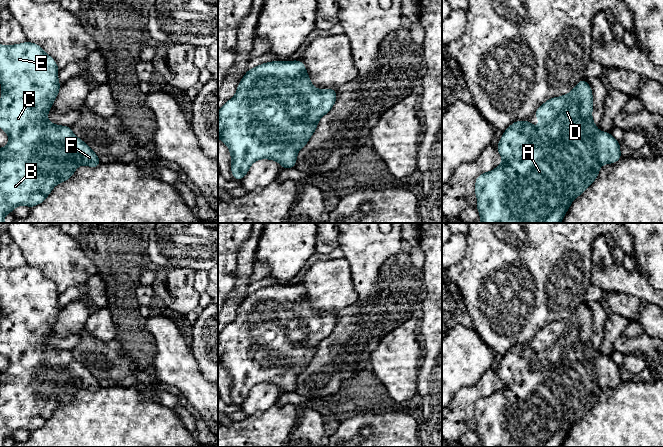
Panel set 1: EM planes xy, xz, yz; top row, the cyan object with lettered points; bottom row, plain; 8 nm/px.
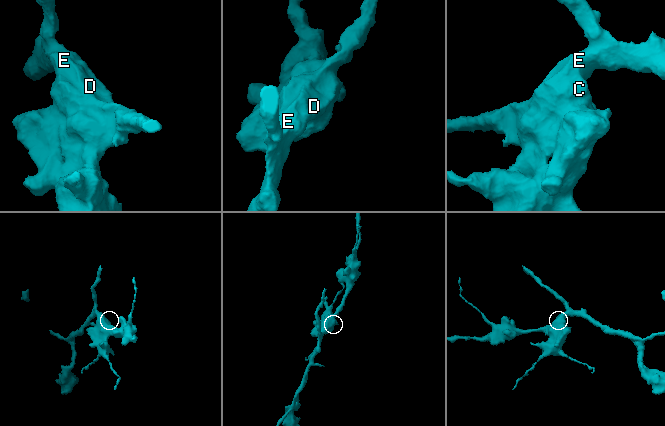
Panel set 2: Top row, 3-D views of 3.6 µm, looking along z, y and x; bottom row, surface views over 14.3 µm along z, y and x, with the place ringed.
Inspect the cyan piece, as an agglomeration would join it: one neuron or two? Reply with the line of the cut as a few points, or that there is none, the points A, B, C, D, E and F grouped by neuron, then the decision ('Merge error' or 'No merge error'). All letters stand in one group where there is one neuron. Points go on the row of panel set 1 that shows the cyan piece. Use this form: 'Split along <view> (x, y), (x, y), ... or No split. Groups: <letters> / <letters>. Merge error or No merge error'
No split. Groups: A B C D E F. No merge error

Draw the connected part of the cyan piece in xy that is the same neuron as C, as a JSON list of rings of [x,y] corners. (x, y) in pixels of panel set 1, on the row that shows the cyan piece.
[[[29,41],[0,44],[0,129],[9,137],[8,144],[0,148],[0,223],[5,223],[6,214],[13,213],[19,205],[32,208],[43,203],[57,184],[72,178],[80,165],[92,168],[101,165],[99,156],[72,132],[71,126],[52,124],[47,119],[62,86],[58,79],[59,71],[54,58],[46,54],[39,44]]]

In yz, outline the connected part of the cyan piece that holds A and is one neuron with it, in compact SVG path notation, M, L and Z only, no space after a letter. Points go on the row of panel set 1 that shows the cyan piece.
M580 80L567 95L552 97L533 114L539 118L536 128L529 120L517 120L502 134L496 146L502 163L475 179L476 209L481 223L561 223L571 203L598 178L603 164L614 164L622 158L620 142L610 132L597 129L592 118L592 88Z

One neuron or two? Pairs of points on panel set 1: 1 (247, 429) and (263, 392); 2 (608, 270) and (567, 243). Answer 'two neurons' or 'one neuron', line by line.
1: two neurons
2: two neurons

